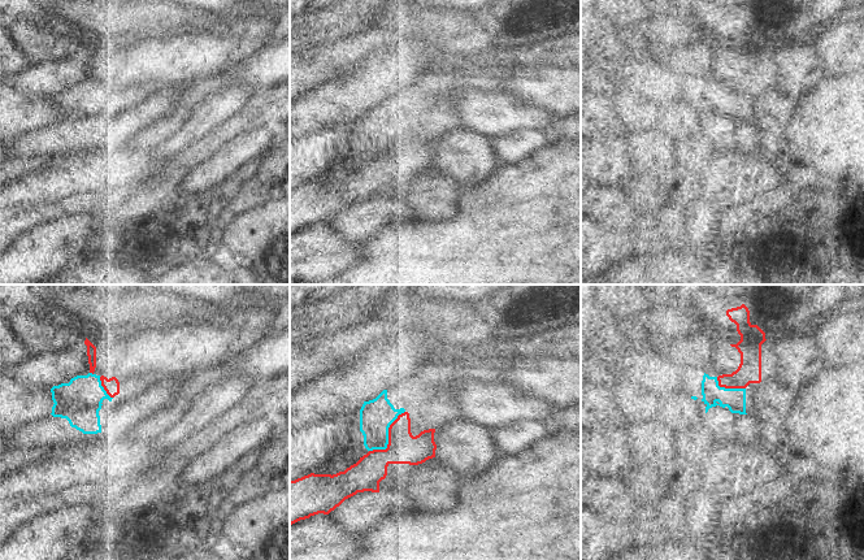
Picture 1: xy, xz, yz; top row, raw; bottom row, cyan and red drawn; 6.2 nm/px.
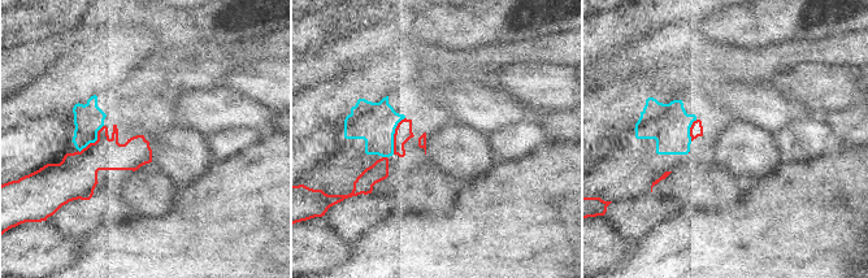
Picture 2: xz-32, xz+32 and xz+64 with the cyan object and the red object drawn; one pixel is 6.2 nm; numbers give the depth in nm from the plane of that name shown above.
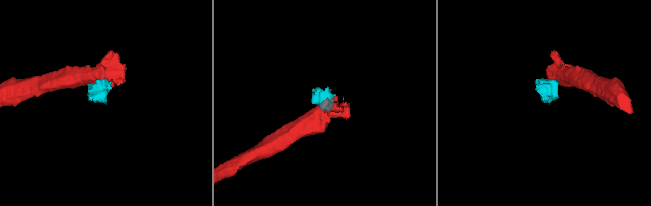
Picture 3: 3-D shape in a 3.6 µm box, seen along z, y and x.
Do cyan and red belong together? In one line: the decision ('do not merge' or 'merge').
do not merge

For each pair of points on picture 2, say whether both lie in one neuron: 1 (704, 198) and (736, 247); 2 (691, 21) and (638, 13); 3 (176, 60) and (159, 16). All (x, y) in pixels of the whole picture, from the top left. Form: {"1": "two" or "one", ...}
{"1": "two", "2": "one", "3": "two"}

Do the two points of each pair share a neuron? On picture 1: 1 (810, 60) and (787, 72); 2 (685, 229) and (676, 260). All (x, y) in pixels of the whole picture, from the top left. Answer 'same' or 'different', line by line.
1: different
2: different

